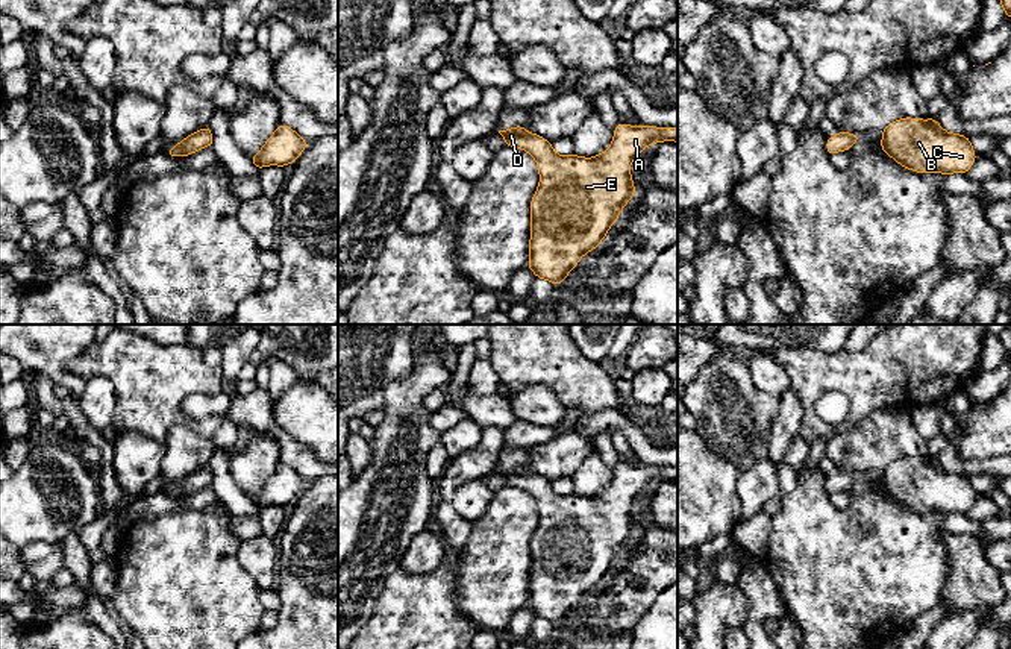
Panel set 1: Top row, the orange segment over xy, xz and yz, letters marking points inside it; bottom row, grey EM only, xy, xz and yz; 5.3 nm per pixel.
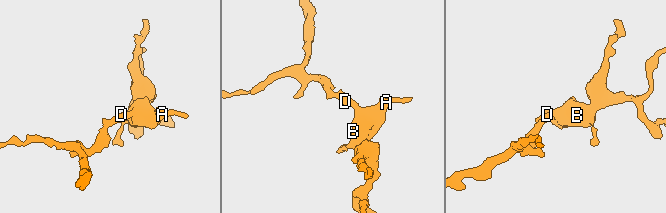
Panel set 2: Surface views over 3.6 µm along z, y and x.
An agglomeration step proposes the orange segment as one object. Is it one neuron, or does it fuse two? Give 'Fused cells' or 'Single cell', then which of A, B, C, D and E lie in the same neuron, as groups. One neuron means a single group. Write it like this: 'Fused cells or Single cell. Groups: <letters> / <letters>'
Single cell. Groups: A B C D E

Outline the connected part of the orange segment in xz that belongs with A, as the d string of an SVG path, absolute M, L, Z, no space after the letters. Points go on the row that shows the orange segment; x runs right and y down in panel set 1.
M618 123L614 127L611 146L597 156L584 158L574 153L558 155L550 141L535 132L529 133L524 126L514 126L499 130L499 133L505 138L506 147L521 149L537 161L540 183L531 199L531 240L526 267L534 271L535 277L558 287L579 264L581 258L605 240L621 209L635 196L631 162L649 144L678 143L678 127L637 127Z

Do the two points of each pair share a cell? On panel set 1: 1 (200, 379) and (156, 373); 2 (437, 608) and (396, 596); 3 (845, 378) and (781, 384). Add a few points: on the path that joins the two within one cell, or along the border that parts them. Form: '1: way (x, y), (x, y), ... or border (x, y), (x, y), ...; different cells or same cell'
1: way (190, 373), (167, 373); same cell
2: way (426, 608), (414, 608), (406, 601); same cell
3: border (772, 352), (784, 367), (790, 385); different cells

